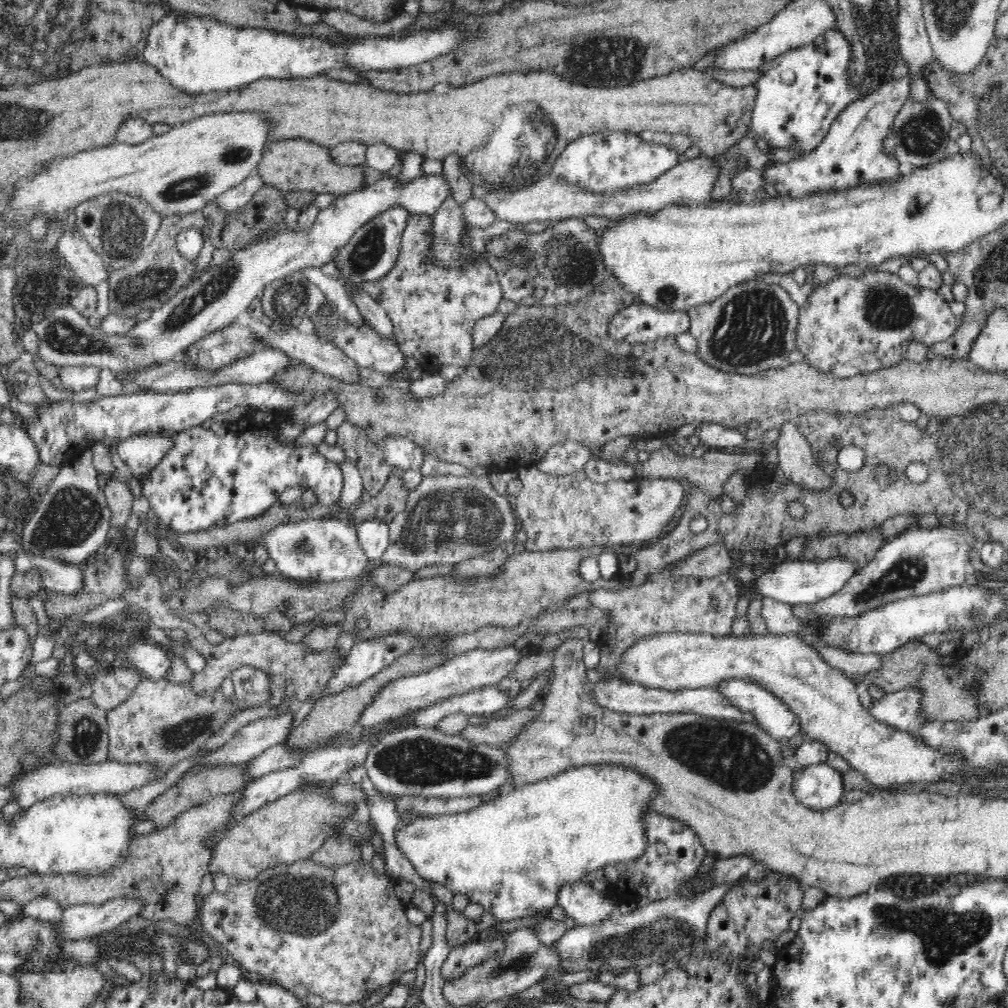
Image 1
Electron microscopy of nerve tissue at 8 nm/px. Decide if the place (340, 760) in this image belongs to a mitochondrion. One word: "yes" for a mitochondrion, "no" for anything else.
no

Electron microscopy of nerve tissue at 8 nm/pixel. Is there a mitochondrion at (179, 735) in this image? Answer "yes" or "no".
yes

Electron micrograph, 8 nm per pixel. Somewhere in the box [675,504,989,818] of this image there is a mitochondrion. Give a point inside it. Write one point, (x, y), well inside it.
(907, 572)

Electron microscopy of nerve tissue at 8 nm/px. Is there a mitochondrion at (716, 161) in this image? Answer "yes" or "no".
no

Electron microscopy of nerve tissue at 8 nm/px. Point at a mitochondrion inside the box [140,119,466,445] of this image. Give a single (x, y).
(229, 158)

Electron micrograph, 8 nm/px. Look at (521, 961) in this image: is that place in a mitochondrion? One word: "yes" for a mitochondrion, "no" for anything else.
yes

